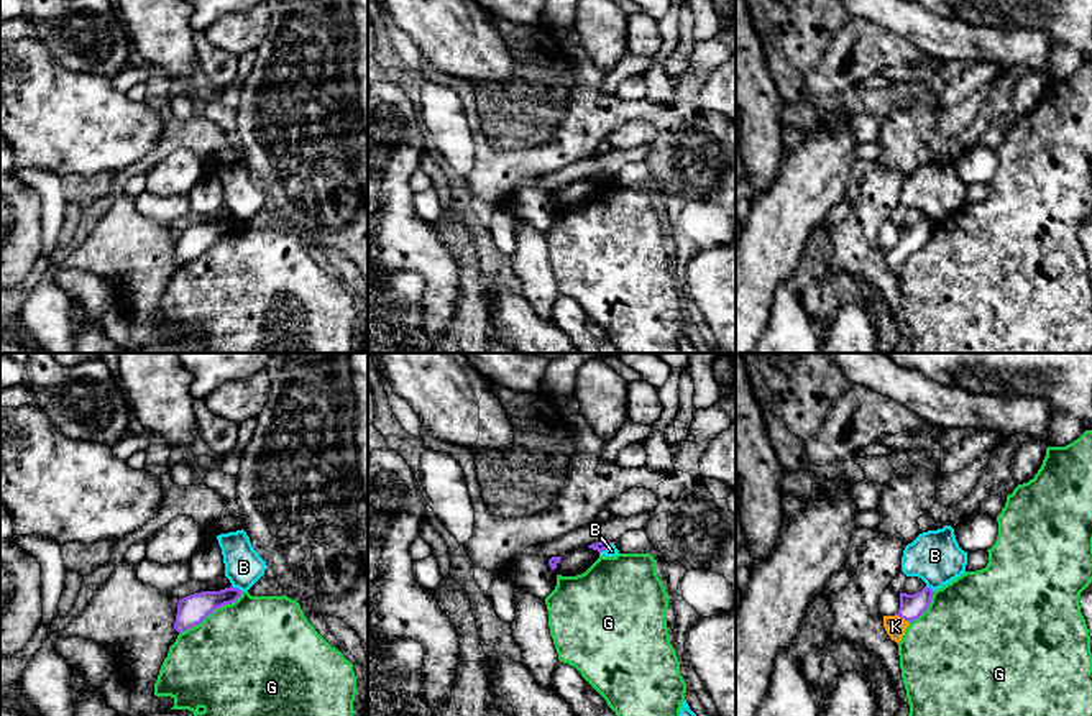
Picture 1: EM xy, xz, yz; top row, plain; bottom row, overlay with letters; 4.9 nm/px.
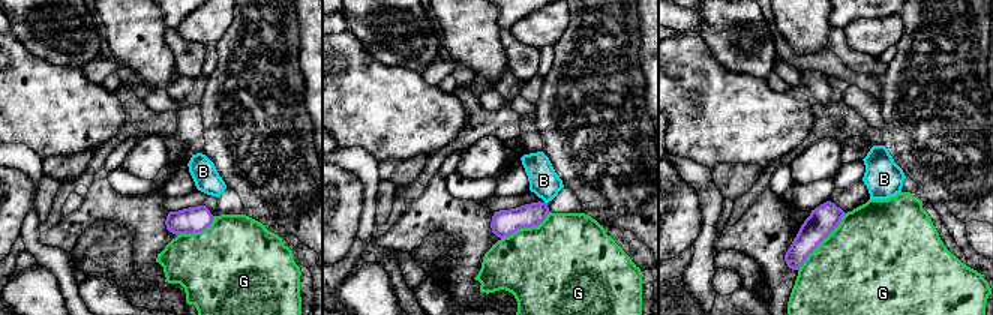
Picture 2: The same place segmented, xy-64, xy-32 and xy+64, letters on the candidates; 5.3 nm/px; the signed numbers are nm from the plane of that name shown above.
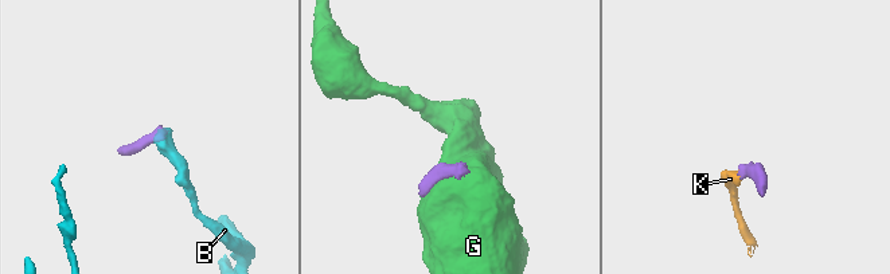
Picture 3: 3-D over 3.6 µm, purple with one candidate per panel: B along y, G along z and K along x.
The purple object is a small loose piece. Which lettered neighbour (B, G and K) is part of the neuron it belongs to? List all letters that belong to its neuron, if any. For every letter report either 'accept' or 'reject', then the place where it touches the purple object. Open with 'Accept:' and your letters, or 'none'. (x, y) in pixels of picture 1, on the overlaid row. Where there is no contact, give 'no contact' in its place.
Accept: K
B: reject; contact xz (606, 547)
G: reject; contact xy (211, 613)
K: accept; contact yz (902, 618)

